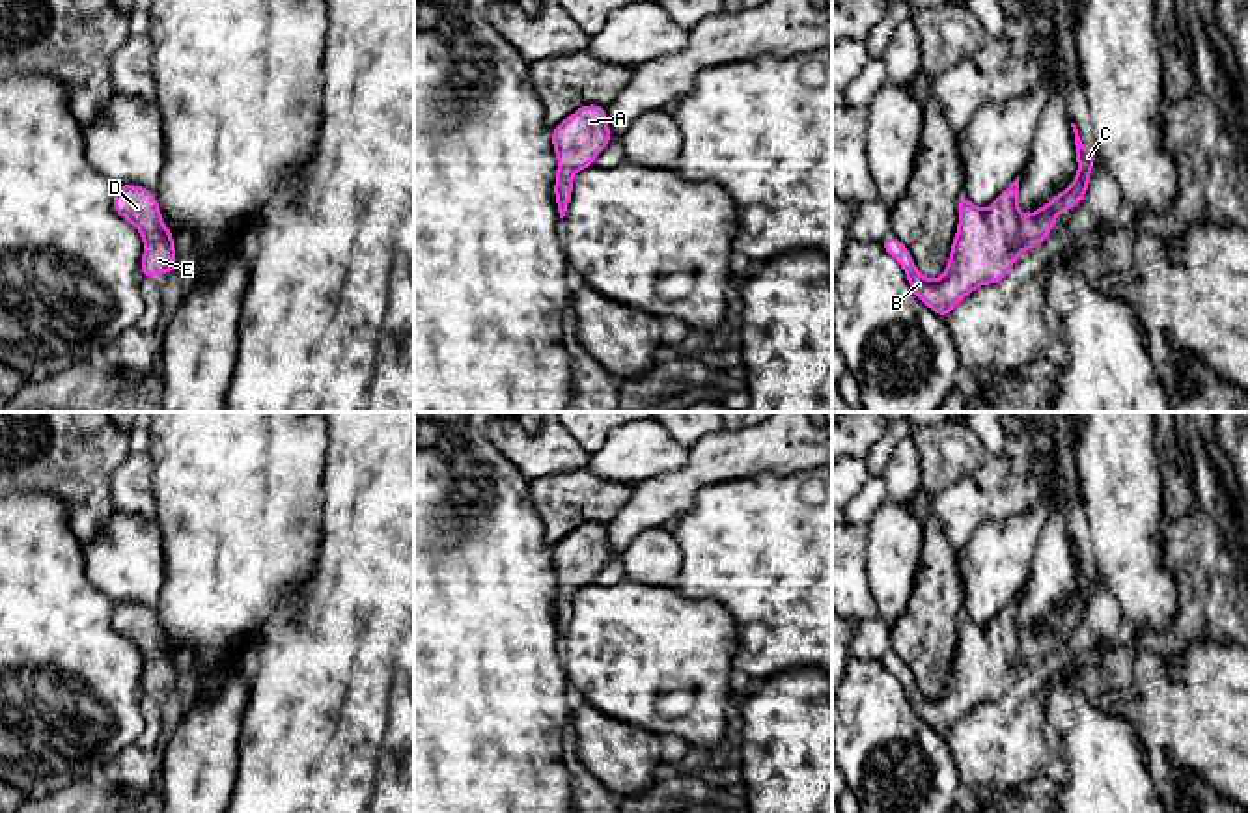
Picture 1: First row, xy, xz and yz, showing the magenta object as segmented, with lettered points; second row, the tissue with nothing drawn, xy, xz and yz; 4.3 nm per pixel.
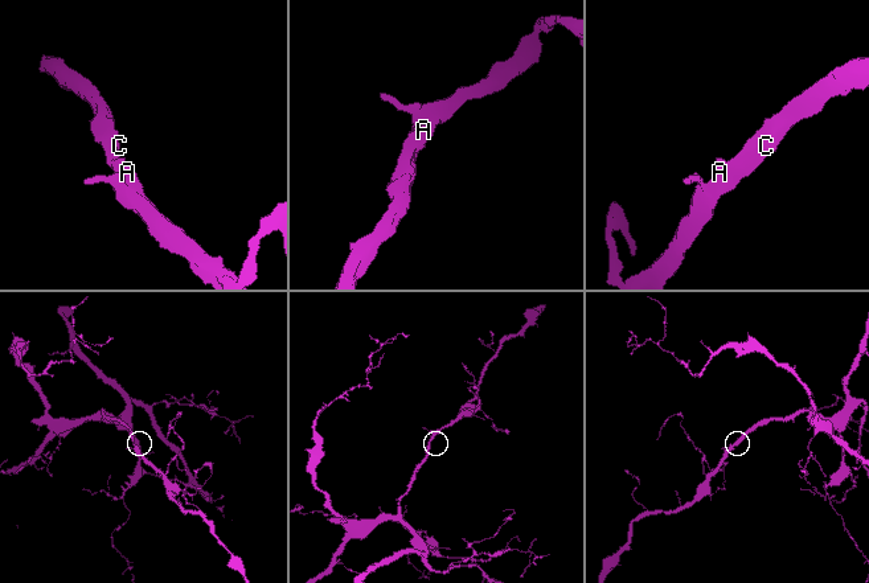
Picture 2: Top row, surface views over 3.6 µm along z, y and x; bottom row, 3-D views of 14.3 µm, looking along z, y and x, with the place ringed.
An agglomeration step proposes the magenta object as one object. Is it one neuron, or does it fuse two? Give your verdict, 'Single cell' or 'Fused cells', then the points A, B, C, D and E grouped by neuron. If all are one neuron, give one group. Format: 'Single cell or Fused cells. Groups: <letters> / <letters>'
Single cell. Groups: A B C D E

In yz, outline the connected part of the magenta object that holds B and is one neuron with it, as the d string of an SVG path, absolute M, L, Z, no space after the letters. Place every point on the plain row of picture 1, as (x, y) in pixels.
M1071 541L1076 563L1078 591L1067 608L1058 610L1045 625L1022 634L1019 628L1019 595L985 628L965 612L957 617L959 641L950 677L938 697L927 697L912 679L910 668L890 651L881 664L907 692L907 699L929 727L946 737L950 729L974 707L1006 697L1019 671L1043 664L1056 645L1056 634L1076 625L1090 604L1095 567L1084 565L1078 546Z

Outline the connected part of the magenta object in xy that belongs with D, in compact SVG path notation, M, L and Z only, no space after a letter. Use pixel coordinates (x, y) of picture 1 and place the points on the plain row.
M138 602L114 604L112 625L116 632L132 641L142 653L142 697L149 697L153 692L175 690L174 653L162 638L155 610Z

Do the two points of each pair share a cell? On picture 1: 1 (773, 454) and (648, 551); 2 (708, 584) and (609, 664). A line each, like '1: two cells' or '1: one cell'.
1: two cells
2: two cells

